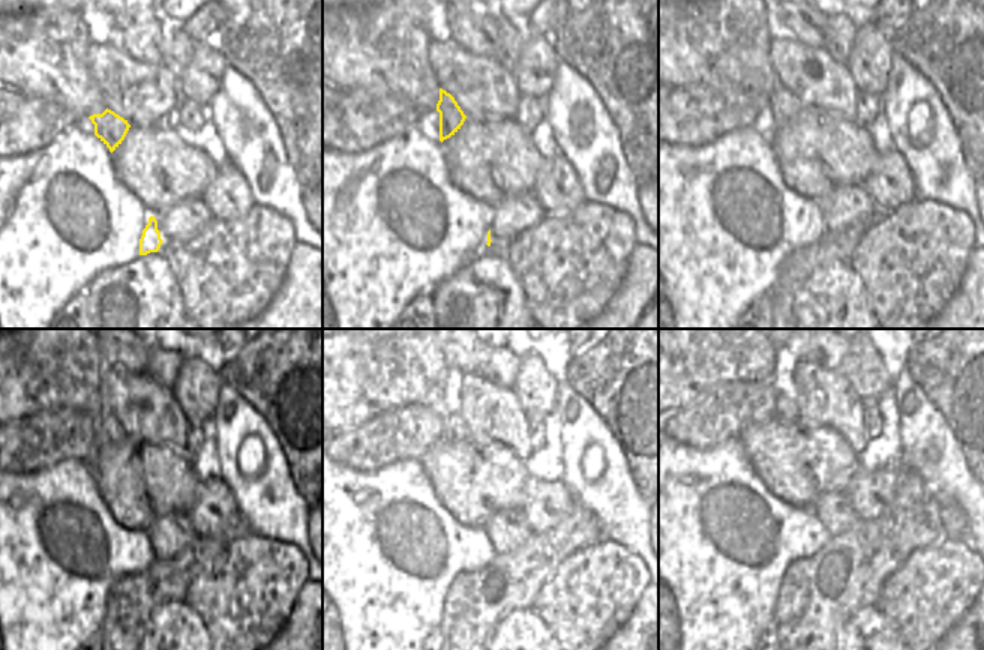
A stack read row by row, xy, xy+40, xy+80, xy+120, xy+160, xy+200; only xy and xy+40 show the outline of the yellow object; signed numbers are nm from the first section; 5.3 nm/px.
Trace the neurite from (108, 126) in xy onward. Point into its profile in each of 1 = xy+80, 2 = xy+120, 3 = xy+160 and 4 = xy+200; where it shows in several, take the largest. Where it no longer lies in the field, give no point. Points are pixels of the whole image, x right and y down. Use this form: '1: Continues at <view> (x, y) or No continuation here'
1: Continues at xy+80 (785, 107)
2: Continues at xy+120 (110, 431)
3: Continues at xy+160 (455, 430)
4: Continues at xy+200 (786, 409)

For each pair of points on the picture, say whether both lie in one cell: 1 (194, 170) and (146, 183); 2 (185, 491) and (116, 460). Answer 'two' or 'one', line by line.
1: one
2: one

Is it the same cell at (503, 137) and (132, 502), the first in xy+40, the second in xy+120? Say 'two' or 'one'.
one

